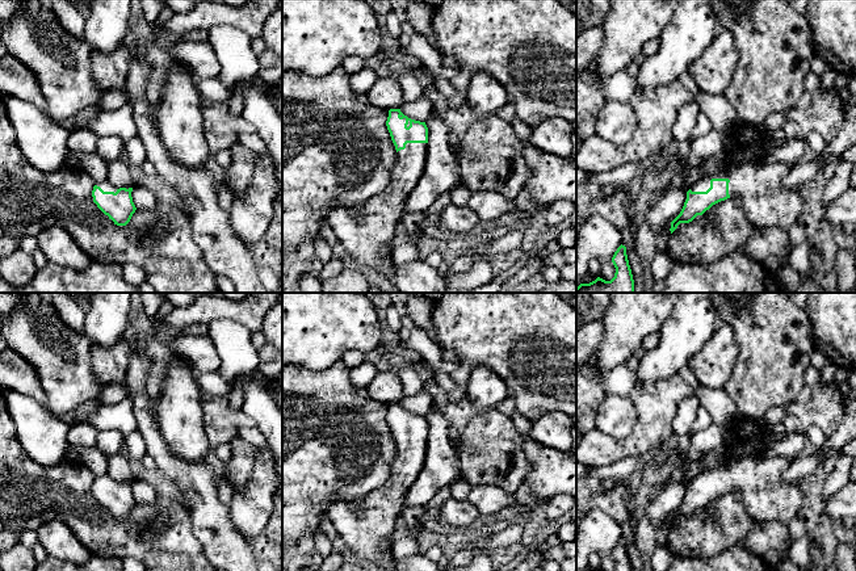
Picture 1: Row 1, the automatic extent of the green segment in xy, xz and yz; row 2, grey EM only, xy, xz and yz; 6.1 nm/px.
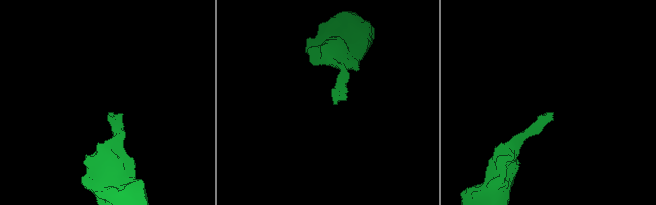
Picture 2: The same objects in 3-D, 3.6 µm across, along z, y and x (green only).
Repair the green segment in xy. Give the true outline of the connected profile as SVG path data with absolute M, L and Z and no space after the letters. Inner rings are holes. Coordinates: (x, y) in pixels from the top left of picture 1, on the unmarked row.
M108 473L96 476L92 484L93 496L117 520L126 520L137 501L131 491L133 482L113 480Z

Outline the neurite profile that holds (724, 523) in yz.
M739 491L713 499L671 528L667 547L676 558L710 558L742 543L764 559L769 551L786 551L792 543L788 526L755 522Z

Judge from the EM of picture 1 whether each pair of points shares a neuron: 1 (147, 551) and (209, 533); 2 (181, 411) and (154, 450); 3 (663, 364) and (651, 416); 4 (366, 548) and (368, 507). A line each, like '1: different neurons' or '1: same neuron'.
1: different neurons
2: different neurons
3: different neurons
4: same neuron

